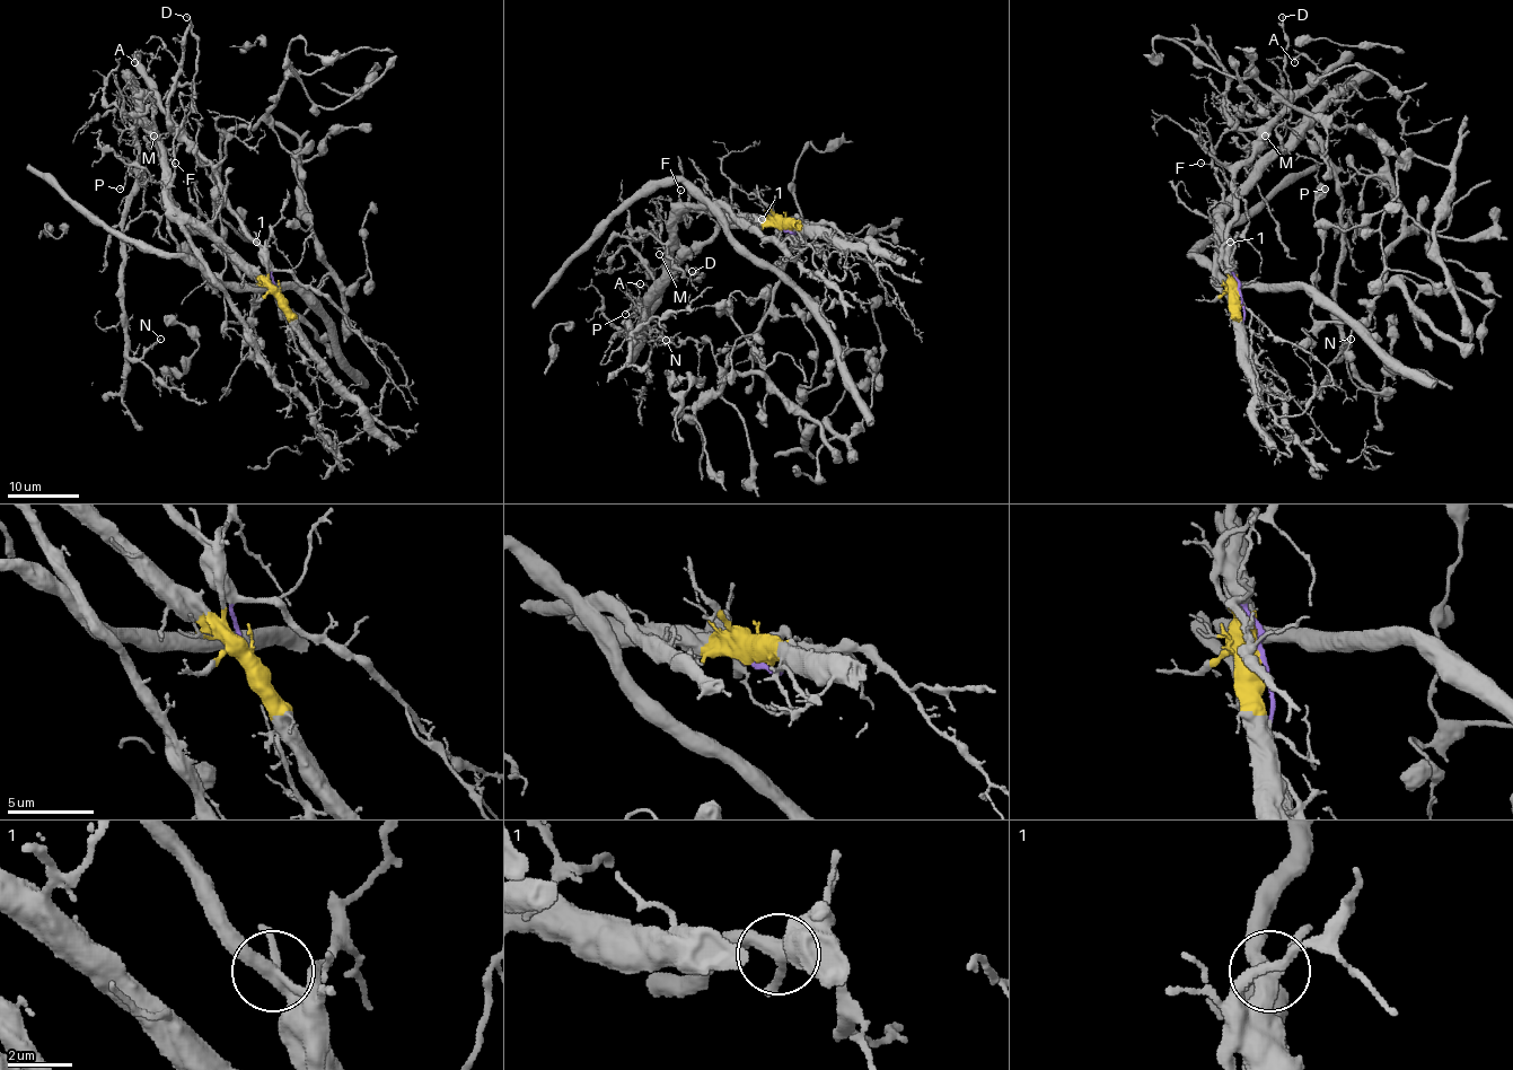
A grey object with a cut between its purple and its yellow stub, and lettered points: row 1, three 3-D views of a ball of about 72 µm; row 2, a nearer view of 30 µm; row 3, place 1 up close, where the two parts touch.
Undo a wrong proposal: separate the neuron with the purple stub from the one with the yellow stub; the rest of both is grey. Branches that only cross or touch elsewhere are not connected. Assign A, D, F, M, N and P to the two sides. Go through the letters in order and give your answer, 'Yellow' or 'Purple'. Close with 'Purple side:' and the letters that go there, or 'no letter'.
A: Purple
D: Yellow
F: Yellow
M: Purple
N: Yellow
P: Yellow
Purple side: A, M

